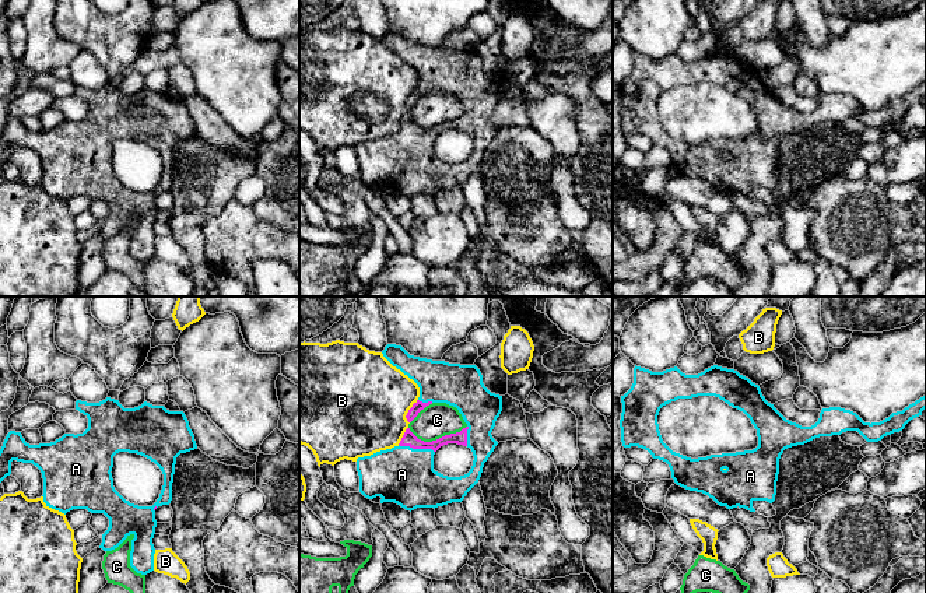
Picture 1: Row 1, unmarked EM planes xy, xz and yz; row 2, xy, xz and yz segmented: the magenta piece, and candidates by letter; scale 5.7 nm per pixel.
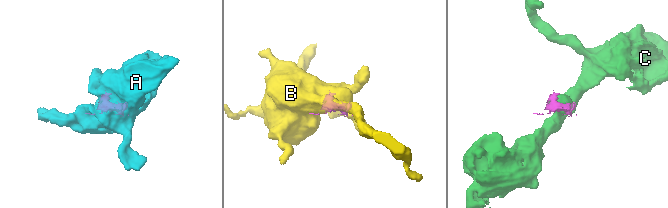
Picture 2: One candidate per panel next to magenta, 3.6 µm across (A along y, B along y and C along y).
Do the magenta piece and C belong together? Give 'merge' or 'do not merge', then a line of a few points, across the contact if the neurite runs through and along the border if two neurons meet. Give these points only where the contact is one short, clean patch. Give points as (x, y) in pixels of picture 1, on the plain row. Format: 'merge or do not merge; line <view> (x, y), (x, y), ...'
do not merge

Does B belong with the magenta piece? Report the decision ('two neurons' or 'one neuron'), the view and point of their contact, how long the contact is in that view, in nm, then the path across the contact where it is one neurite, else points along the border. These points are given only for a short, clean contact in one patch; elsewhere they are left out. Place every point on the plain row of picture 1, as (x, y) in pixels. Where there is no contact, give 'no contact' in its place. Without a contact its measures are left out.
two neurons; meets magenta in xz at (409, 98); contact 150 nm long

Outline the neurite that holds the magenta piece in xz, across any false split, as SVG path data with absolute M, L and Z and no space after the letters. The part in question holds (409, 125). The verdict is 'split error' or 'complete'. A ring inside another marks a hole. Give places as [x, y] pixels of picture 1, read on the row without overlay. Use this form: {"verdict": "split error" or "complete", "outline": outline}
{"verdict": "split error", "outline": "M387 31L382 41L420 74L420 84L406 102L408 109L427 92L446 90L459 97L467 113L432 129L418 126L407 115L397 133L358 144L359 179L368 186L380 183L380 190L394 189L410 199L462 189L478 169L484 150L498 131L491 119L502 98L502 83L484 73L476 52L414 43L396 31ZM448 130L471 136L474 147L467 161L448 164L434 157L435 138Z"}

